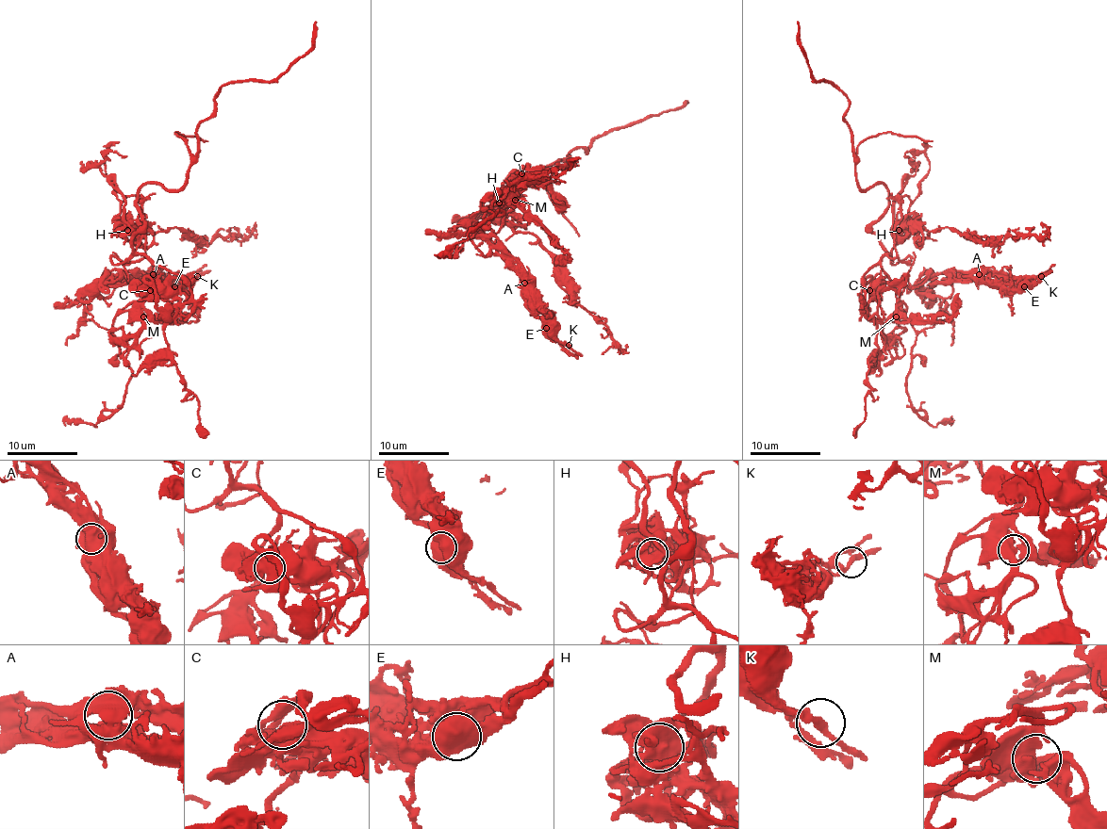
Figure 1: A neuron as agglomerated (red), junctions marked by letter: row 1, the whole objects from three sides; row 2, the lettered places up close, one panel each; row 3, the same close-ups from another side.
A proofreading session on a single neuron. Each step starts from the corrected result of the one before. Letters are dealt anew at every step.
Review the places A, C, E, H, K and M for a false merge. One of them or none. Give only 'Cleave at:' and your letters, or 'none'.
Cleave at: none

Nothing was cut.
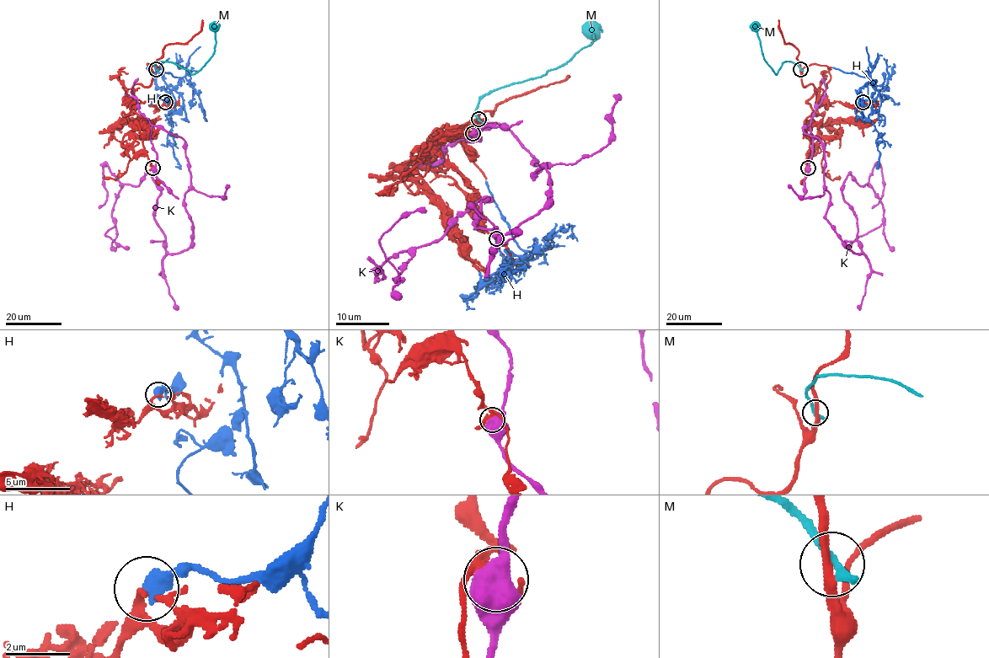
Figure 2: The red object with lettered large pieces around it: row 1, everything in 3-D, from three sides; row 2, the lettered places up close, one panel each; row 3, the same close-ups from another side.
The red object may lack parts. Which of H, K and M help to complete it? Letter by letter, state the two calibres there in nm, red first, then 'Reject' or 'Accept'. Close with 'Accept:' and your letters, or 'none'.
H: Thickness 200 nm (red) against 550 nm. Accept
K: Thickness 170 nm (red) against 550 nm. Reject
M: Thickness 280 nm (red) against 240 nm. Reject
Accept: H

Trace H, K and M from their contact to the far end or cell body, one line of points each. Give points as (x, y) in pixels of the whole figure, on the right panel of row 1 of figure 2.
H: (863, 102), (873, 100), (879, 92), (881, 104), (879, 110), (868, 115), (879, 135), (877, 167)
K: (808, 168), (809, 125), (825, 219), (853, 253), (846, 178), (883, 205), (880, 225), (847, 248)
M: (800, 69), (791, 61), (784, 61), (776, 74), (774, 72), (762, 55), (754, 22)

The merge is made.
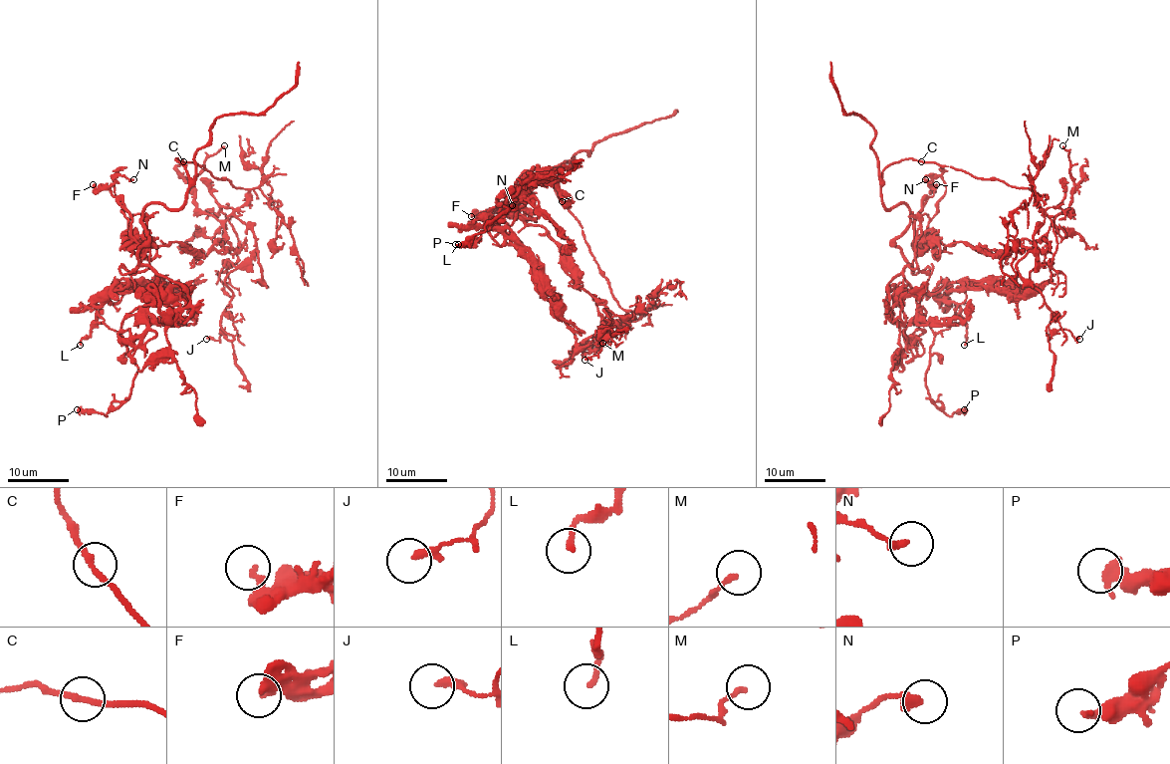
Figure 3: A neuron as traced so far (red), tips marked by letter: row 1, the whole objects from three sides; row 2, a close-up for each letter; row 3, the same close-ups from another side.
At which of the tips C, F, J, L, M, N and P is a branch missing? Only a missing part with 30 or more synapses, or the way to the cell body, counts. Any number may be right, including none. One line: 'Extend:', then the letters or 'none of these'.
Extend: none of these

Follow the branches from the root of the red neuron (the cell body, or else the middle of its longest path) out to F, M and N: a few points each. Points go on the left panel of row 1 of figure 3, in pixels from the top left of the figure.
F: (183, 246), (172, 241), (150, 247), (136, 240), (130, 233), (132, 215), (106, 187), (97, 189), (93, 184)
M: (183, 246), (204, 255), (214, 243), (223, 240), (224, 227), (197, 207), (194, 179), (203, 162), (224, 145)
N: (183, 246), (172, 241), (149, 247), (126, 232), (127, 220), (114, 190), (114, 176), (122, 175), (133, 179)

